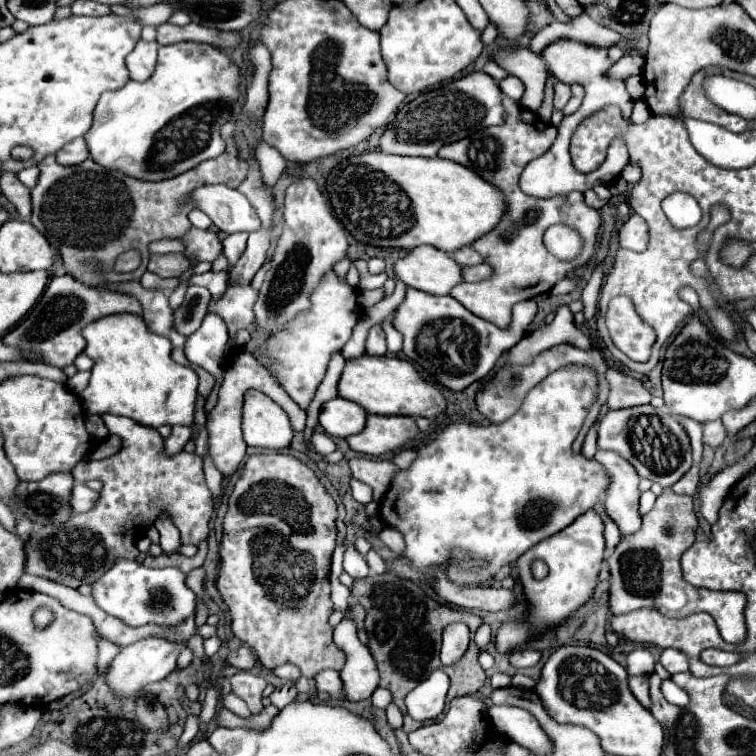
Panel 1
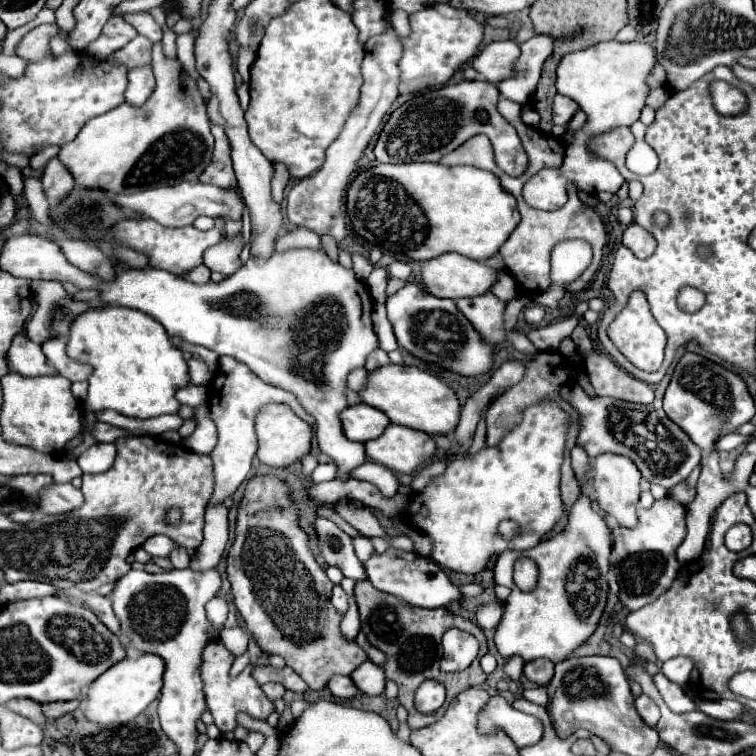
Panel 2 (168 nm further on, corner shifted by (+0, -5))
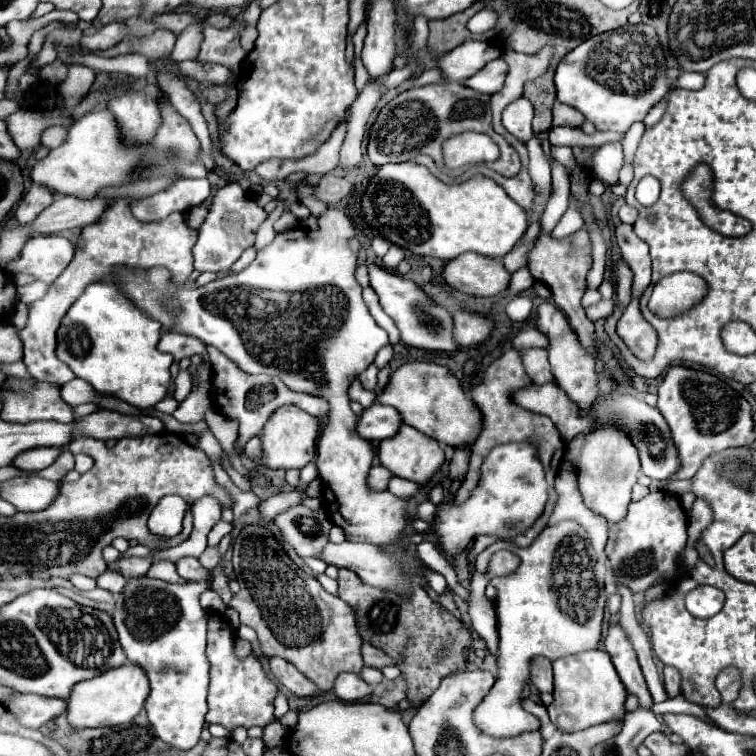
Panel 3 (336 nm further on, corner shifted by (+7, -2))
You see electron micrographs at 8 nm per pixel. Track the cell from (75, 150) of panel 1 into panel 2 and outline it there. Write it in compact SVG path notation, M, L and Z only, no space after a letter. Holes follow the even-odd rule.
M56 157L46 165L46 171L42 175L42 187L46 199L50 201L66 199L66 195L70 195L70 191L74 189L74 179L70 171L66 171L66 167Z

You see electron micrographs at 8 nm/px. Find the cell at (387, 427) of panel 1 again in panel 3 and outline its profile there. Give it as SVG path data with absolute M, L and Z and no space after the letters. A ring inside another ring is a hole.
M407 424L399 426L395 436L385 438L385 440L379 442L377 458L379 458L381 466L391 470L391 474L395 474L399 478L405 478L405 480L411 480L411 482L417 482L417 484L429 482L429 478L437 472L437 468L441 468L441 464L445 460L443 450L439 448L439 442L435 438L425 436L423 432L419 432L419 430L415 430Z

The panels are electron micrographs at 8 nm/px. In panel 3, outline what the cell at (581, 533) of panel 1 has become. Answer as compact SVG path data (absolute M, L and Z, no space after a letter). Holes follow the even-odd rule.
M561 470L555 480L555 490L559 494L555 512L551 514L547 528L529 548L519 548L513 542L495 542L475 560L475 568L485 574L489 560L497 550L511 550L521 558L517 572L503 578L491 578L491 584L497 588L499 676L491 692L473 710L473 724L493 738L511 738L539 730L539 720L519 704L523 684L529 680L529 660L533 656L557 660L569 654L595 650L601 638L605 612L605 596L601 596L601 592L607 572L607 520L583 504L573 472Z

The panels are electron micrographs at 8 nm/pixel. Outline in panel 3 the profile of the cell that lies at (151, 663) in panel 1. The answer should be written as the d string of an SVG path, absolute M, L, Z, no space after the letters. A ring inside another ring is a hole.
M125 662L119 668L111 668L91 680L75 684L67 700L69 702L67 720L73 728L101 728L127 724L141 712L147 696L149 696L149 680L143 668L133 662Z

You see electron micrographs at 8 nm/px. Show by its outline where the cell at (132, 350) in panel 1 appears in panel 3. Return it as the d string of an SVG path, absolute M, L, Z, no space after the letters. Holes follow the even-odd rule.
M93 282L61 320L57 330L57 358L97 392L113 394L139 410L151 410L167 396L171 386L169 368L173 356L157 350L159 338L159 322L143 316L113 286Z

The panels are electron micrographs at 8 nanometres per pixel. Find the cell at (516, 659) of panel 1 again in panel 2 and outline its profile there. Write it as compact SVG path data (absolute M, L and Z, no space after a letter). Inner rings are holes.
M534 659L534 661L528 661L524 665L524 675L530 681L546 687L550 683L550 679L554 677L554 663L550 659Z

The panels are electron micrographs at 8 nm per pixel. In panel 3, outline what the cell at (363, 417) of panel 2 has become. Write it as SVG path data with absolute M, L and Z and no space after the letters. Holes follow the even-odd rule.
M373 404L359 416L357 432L359 436L365 436L371 442L373 440L379 442L383 438L393 436L399 426L401 426L401 416L399 412L395 412L395 408Z

